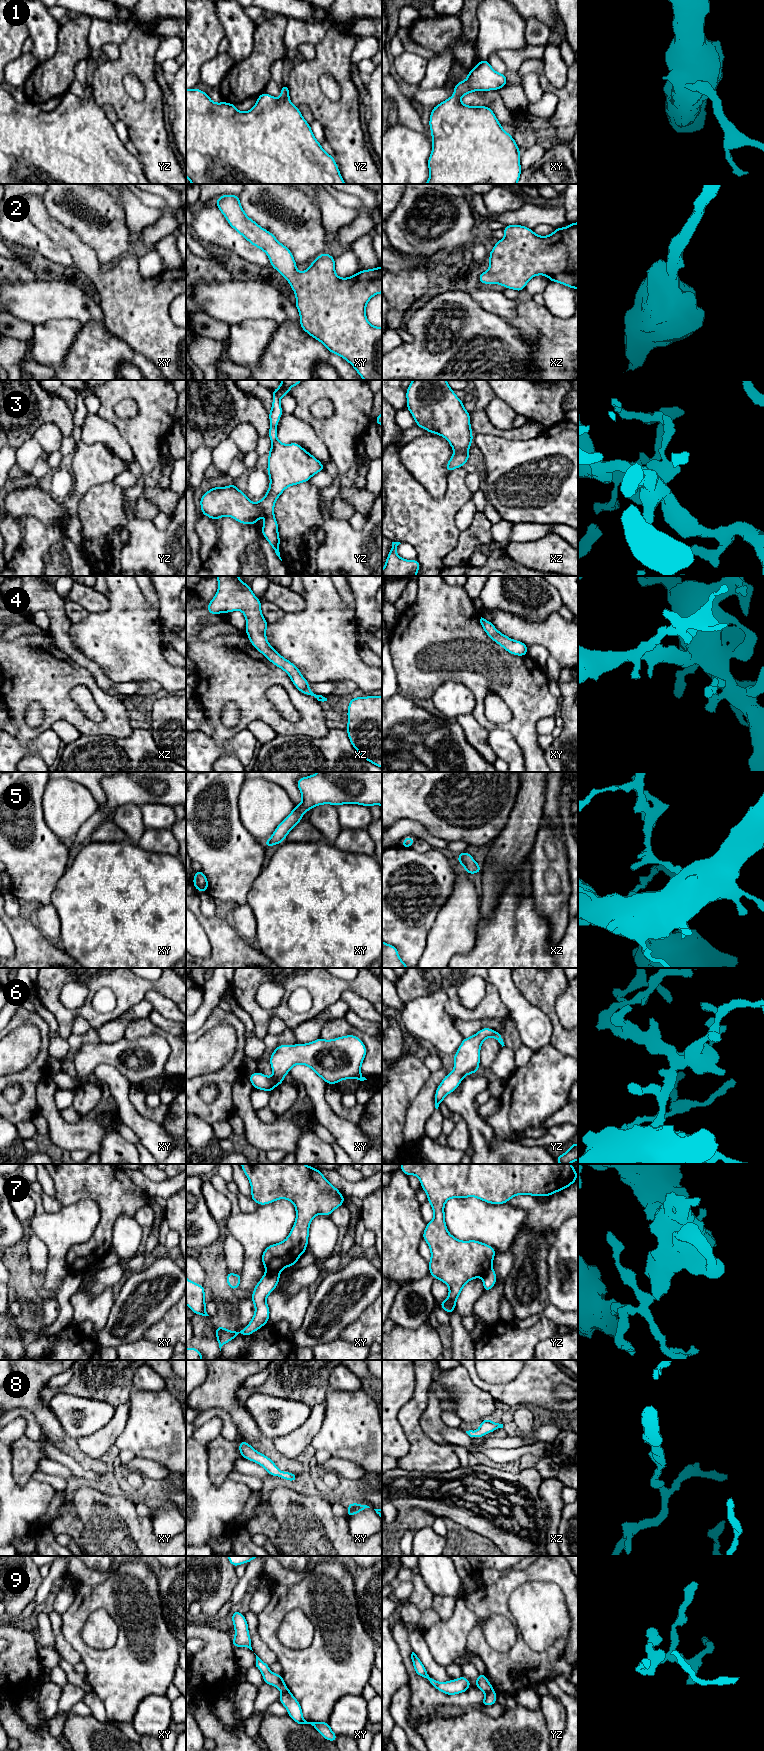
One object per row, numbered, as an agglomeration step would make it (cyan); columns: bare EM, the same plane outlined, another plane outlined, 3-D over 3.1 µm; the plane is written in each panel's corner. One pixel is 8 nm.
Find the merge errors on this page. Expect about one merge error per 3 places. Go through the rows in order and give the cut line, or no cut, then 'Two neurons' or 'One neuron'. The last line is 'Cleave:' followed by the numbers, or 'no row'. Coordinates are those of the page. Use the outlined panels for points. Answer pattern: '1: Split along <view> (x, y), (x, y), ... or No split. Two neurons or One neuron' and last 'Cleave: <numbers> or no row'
1: No split. One neuron
2: No split. One neuron
3: No split. One neuron
4: No split. One neuron
5: No split. One neuron
6: No split. One neuron
7: Split along xy (266, 1270), (272, 1270), (279, 1274). Two neurons
8: No split. One neuron
9: Split along yz (493, 1689), (485, 1692). Two neurons
Cleave: 7, 9

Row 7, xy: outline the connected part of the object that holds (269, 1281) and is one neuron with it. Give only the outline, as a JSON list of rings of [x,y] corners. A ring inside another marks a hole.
[[[266,1271],[253,1290],[251,1300],[255,1305],[255,1313],[251,1322],[240,1332],[237,1330],[228,1331],[223,1326],[218,1326],[215,1330],[219,1348],[227,1342],[233,1340],[238,1334],[249,1336],[269,1320],[270,1309],[267,1305],[267,1296],[274,1291],[279,1283],[280,1274],[273,1271]]]

